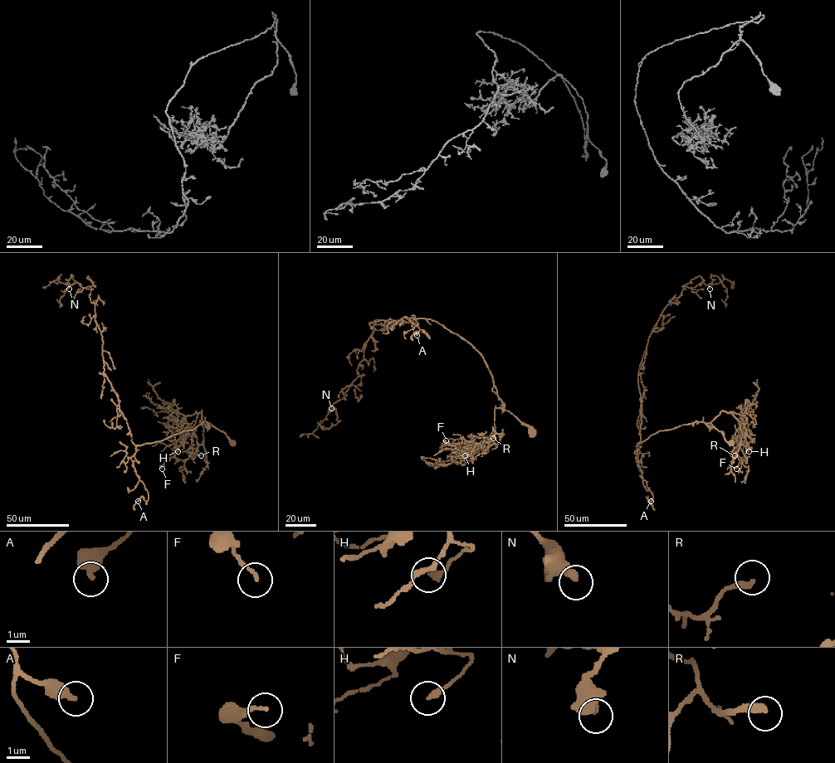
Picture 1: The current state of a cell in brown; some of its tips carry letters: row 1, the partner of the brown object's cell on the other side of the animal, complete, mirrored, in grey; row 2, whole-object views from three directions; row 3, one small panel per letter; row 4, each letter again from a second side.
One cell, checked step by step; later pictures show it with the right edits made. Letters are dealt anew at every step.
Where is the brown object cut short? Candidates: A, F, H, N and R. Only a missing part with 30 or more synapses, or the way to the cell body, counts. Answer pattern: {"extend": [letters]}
{"extend": ["R"]}

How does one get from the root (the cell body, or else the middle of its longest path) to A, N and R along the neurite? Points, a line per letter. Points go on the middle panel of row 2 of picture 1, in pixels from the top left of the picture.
A: (533, 434), (504, 409), (485, 362), (470, 343), (435, 321), (404, 316), (429, 338), (422, 329), (417, 335)
N: (533, 434), (504, 409), (483, 357), (427, 318), (403, 324), (375, 320), (358, 376), (331, 408)
R: (533, 434), (504, 409), (504, 405), (495, 409), (496, 448), (494, 443), (487, 443), (493, 438)

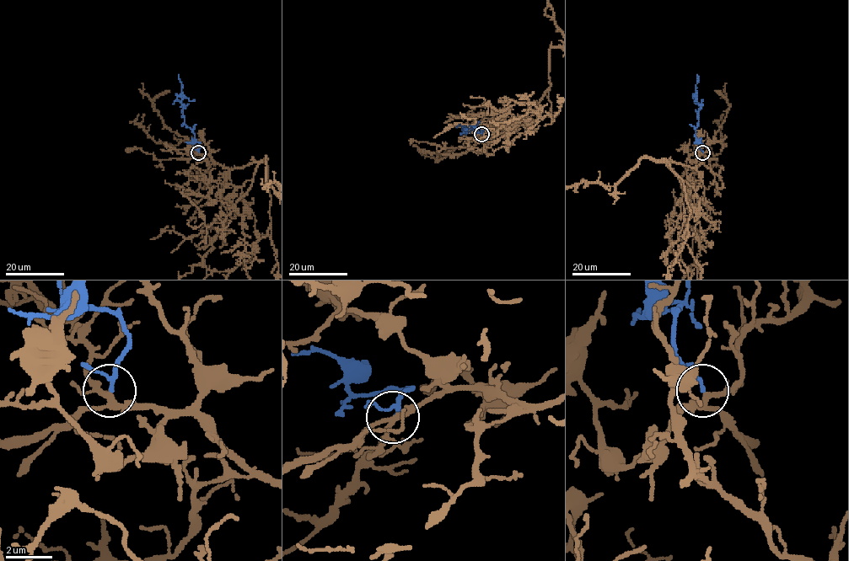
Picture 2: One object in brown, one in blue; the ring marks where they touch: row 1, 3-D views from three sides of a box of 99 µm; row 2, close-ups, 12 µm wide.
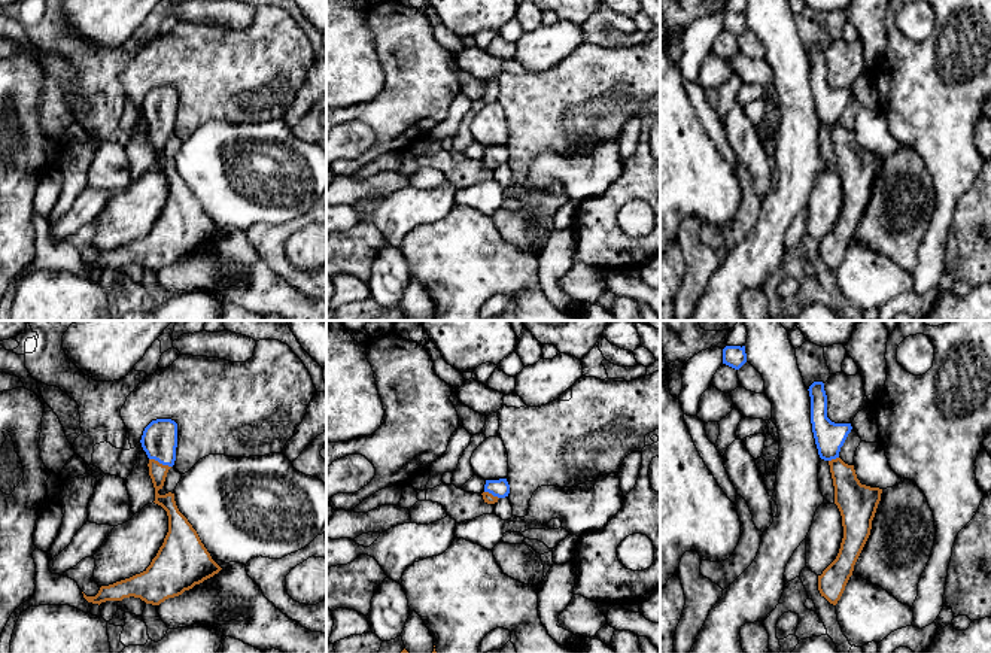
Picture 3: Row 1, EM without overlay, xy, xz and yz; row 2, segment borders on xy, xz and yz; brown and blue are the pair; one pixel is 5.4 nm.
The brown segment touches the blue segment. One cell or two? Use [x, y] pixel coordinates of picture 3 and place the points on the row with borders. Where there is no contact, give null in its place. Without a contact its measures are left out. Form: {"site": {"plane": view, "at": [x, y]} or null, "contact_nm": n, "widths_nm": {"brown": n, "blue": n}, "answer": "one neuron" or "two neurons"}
{"site": {"plane": "xy", "at": [158, 462]}, "contact_nm": 130, "widths_nm": {"brown": 90, "blue": 190}, "answer": "one neuron"}

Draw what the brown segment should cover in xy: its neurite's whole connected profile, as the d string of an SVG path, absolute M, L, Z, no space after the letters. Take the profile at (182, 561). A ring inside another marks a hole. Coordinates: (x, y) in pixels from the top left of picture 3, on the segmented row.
M171 419L152 420L145 428L140 443L149 458L149 476L155 488L153 502L167 511L168 532L156 556L143 572L101 586L95 596L83 593L83 598L92 604L100 605L106 601L134 596L146 604L159 605L222 570L212 559L197 531L179 511L174 493L158 493L176 461L177 423Z

